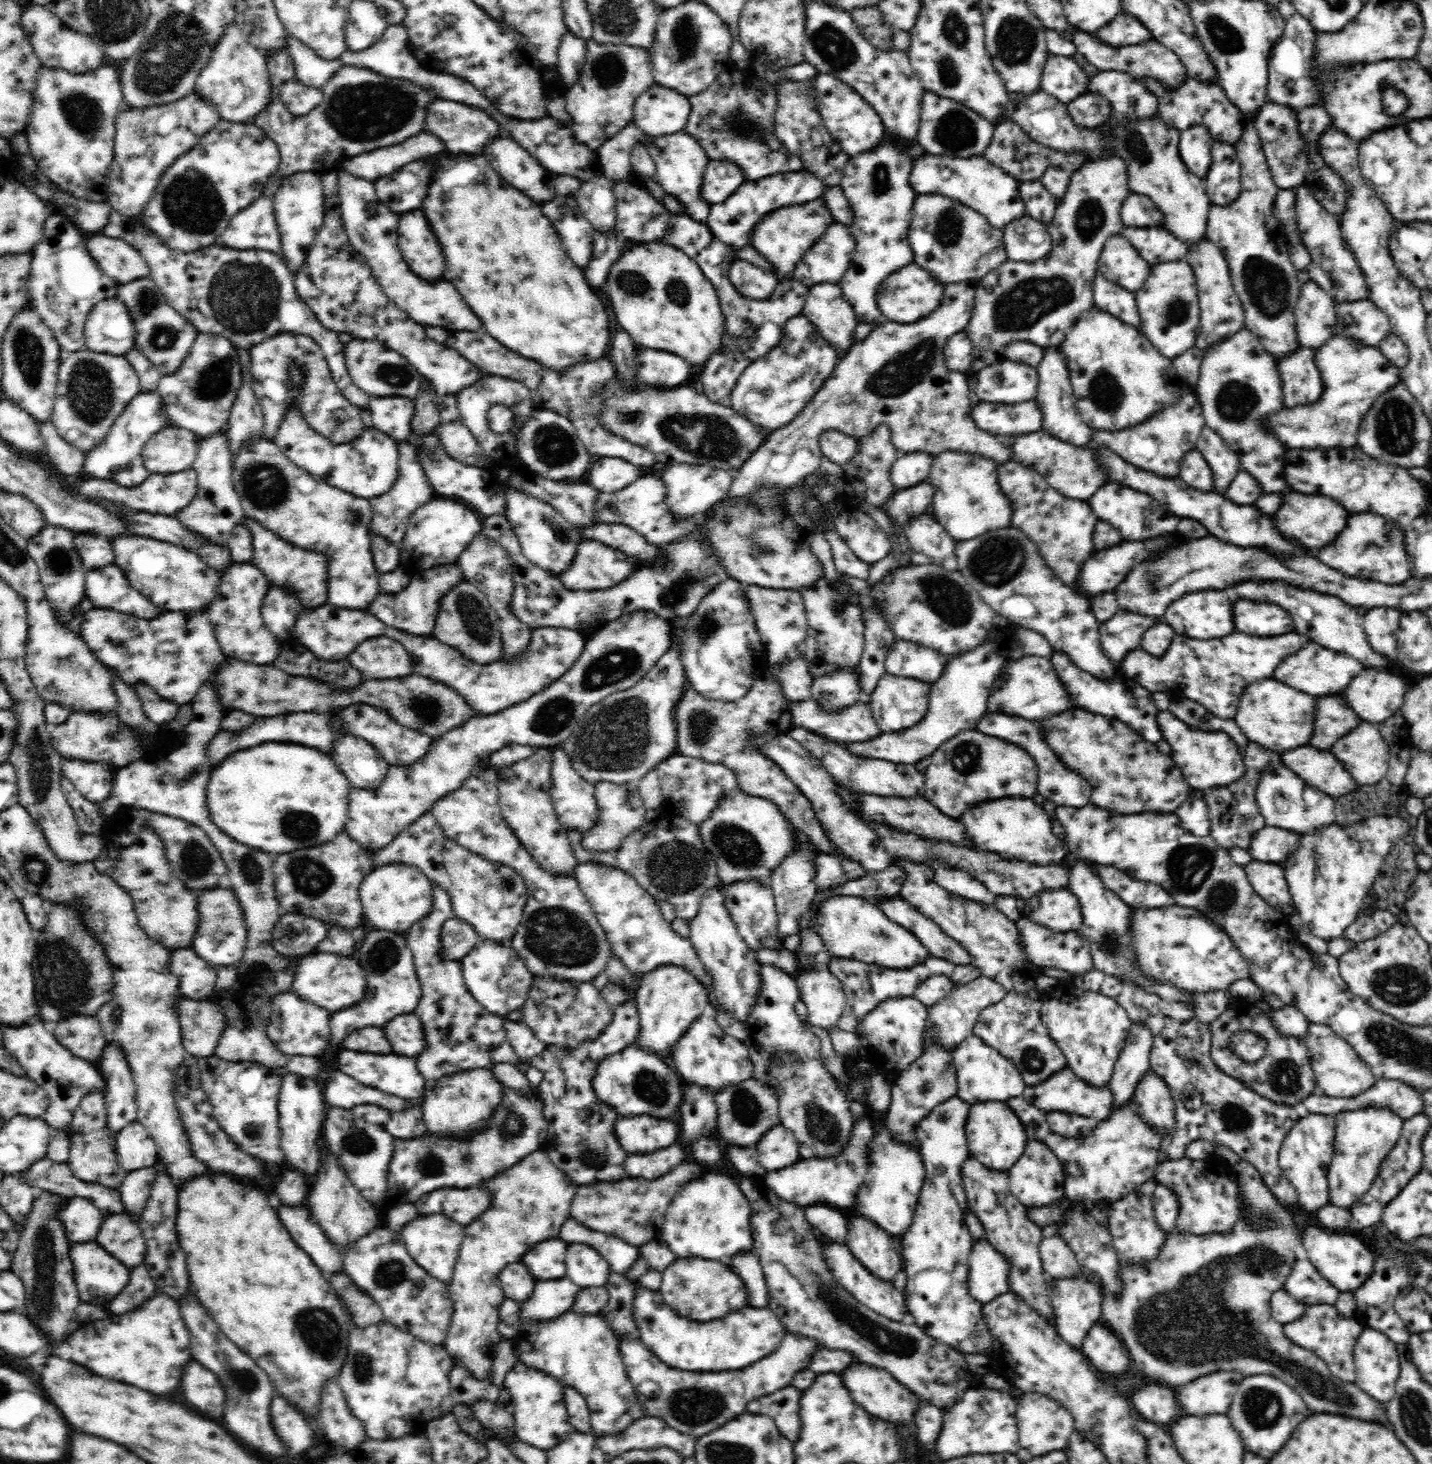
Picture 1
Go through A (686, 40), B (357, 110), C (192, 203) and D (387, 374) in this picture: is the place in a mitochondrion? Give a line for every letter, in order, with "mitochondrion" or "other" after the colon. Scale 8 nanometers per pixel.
A: mitochondrion
B: mitochondrion
C: mitochondrion
D: mitochondrion

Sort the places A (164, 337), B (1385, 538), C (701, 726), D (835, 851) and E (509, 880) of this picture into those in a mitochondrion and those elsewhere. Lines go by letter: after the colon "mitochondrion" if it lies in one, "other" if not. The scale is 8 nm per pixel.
A: mitochondrion
B: mitochondrion
C: mitochondrion
D: other
E: mitochondrion

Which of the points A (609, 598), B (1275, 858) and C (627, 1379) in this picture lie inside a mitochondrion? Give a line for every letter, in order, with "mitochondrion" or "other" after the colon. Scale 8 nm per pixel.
A: other
B: other
C: other

